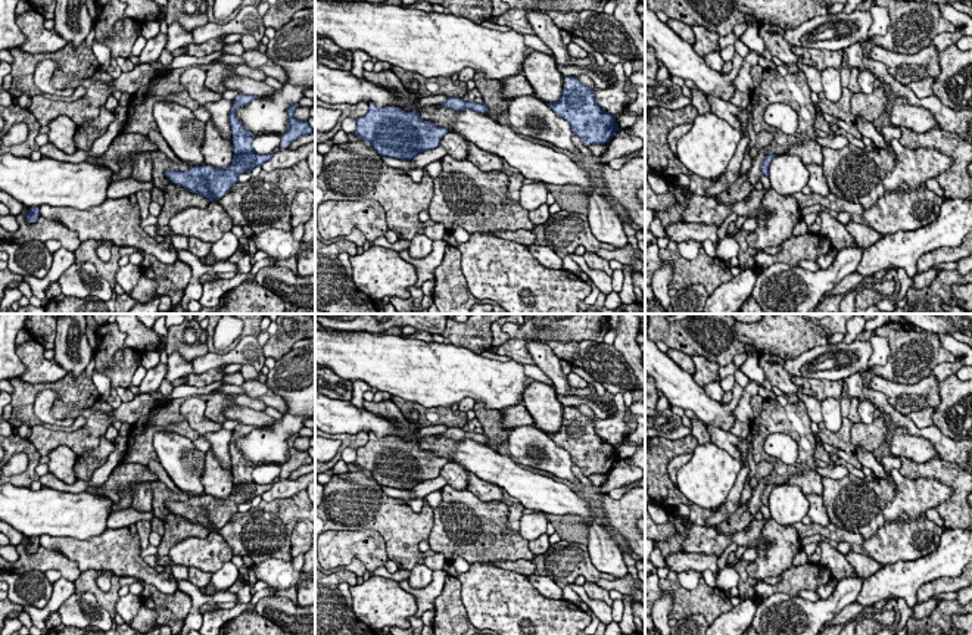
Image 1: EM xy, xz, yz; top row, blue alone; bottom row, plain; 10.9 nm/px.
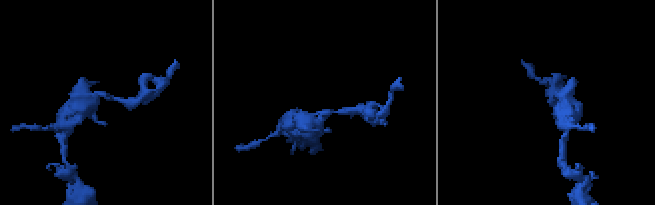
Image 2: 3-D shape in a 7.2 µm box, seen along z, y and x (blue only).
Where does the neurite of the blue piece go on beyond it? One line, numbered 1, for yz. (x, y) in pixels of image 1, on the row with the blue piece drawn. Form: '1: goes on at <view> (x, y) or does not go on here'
1: does not go on here

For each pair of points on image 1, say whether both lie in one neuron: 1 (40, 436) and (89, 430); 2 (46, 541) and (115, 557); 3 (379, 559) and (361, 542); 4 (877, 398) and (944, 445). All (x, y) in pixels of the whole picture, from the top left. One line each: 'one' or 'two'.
1: one
2: one
3: one
4: one

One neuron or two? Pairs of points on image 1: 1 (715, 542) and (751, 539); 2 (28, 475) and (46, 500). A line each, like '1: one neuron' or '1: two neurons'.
1: one neuron
2: two neurons

